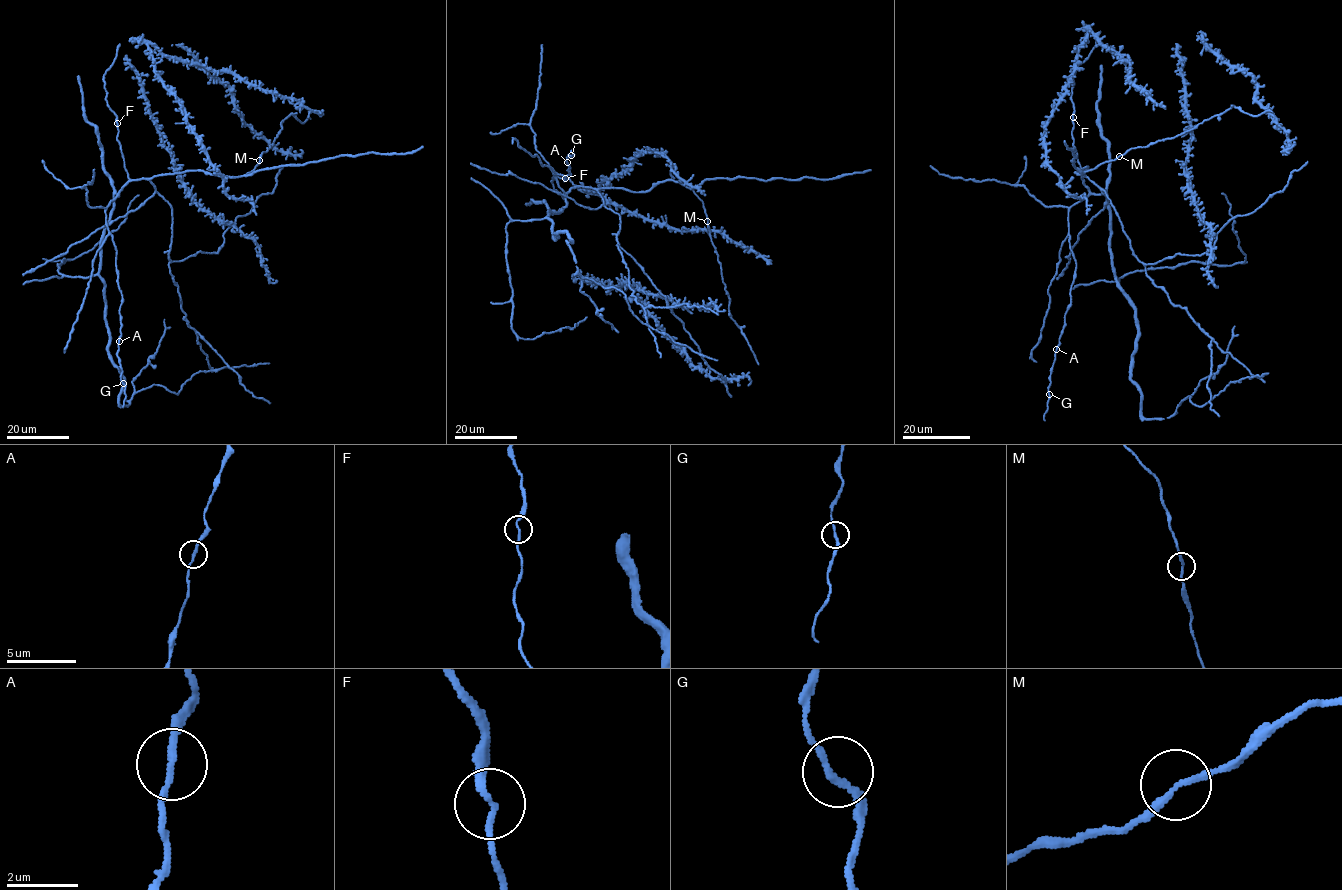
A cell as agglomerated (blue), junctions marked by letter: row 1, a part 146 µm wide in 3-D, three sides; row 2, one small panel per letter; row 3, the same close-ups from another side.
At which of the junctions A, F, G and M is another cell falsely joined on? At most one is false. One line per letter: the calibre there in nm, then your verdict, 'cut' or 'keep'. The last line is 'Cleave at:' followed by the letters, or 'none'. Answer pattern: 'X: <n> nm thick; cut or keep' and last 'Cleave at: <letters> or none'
A: 180 nm thick; keep
F: 180 nm thick; keep
G: 170 nm thick; keep
M: 180 nm thick; keep
Cleave at: none

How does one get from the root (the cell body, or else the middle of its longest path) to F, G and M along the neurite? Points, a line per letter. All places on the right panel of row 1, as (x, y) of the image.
F: (1098, 186), (1086, 176), (1082, 177), (1073, 146), (1072, 116)
G: (1098, 186), (1083, 176), (1089, 194), (1068, 212), (1076, 271), (1071, 304), (1050, 375), (1049, 394)
M: (1098, 186), (1084, 174), (1087, 167), (1075, 173), (1085, 173), (1119, 156)

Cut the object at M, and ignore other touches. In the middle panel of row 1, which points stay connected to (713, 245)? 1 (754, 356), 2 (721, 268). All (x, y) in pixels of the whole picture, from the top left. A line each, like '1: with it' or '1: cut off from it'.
1: with it
2: with it

